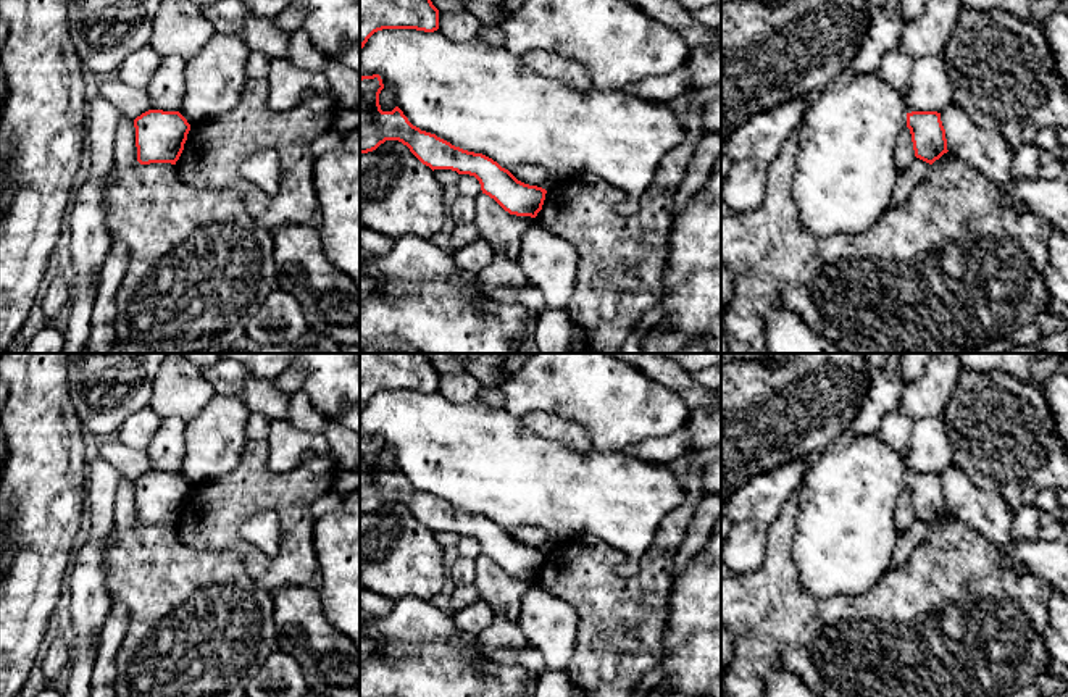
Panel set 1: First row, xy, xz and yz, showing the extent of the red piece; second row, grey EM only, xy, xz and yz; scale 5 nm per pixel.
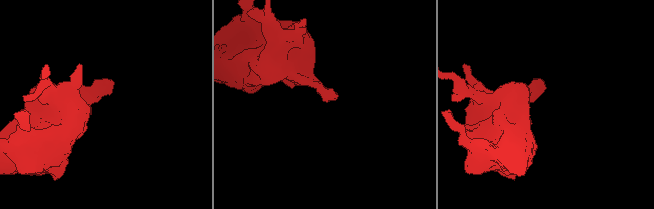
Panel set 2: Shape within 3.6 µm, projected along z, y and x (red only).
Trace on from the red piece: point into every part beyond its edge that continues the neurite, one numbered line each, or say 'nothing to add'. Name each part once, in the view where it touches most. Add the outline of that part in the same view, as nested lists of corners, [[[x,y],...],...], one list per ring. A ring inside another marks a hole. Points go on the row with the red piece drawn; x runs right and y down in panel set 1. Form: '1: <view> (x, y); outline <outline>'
nothing to add

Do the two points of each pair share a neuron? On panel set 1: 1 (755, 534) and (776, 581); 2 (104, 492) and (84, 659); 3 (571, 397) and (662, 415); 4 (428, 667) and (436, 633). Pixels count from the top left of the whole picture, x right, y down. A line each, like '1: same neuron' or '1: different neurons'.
1: different neurons
2: same neuron
3: same neuron
4: different neurons

